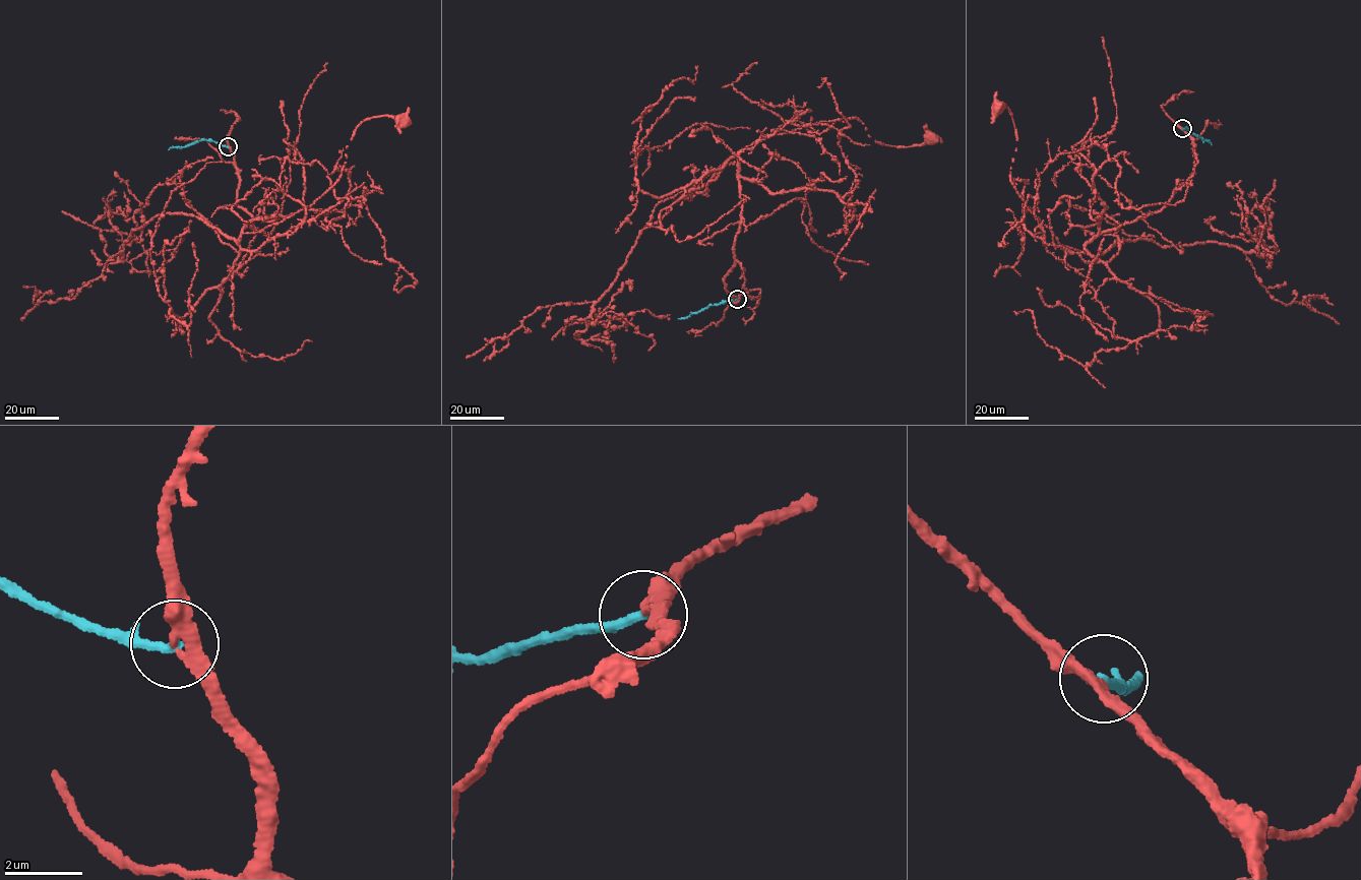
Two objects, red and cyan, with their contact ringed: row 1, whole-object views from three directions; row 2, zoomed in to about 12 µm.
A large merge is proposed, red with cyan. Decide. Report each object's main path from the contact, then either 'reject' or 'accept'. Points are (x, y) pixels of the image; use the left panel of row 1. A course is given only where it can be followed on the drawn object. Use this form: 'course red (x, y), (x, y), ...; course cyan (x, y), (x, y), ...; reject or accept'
course red (228, 146), (237, 204), (258, 231), (245, 223), (242, 232), (259, 232), (333, 186), (365, 120), (399, 120); course cyan (228, 146), (204, 139), (168, 149); accept

